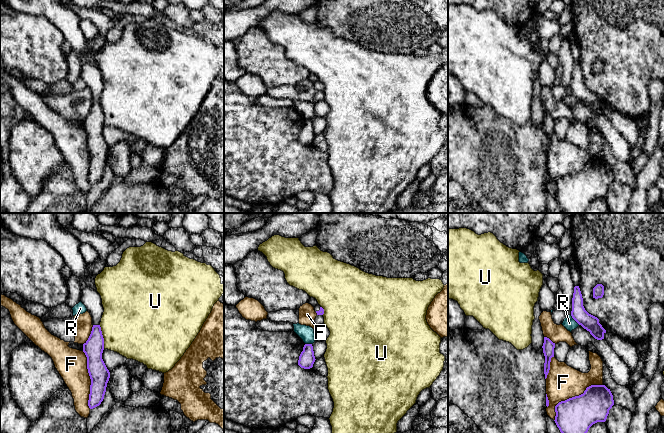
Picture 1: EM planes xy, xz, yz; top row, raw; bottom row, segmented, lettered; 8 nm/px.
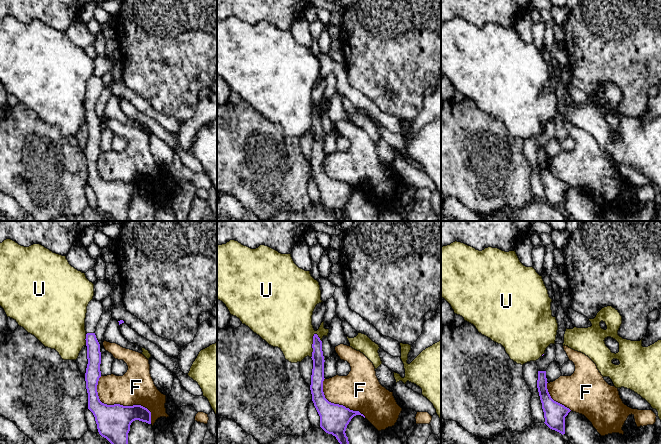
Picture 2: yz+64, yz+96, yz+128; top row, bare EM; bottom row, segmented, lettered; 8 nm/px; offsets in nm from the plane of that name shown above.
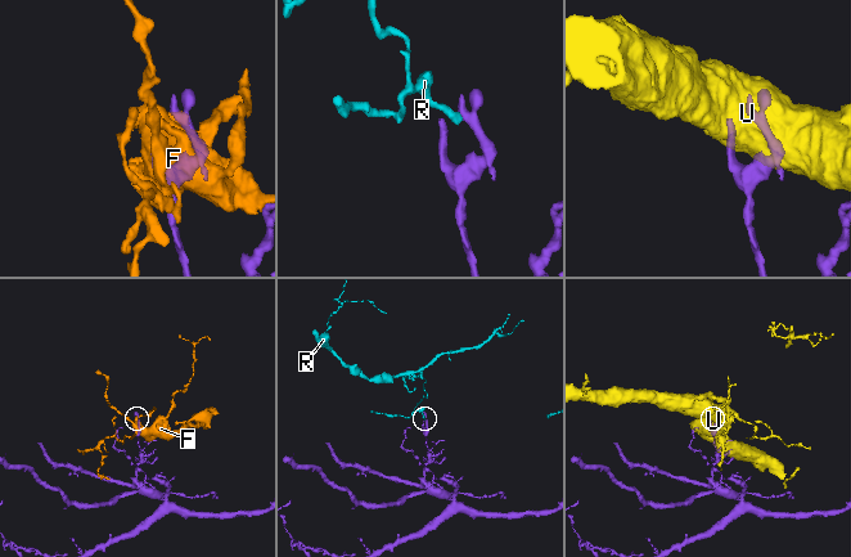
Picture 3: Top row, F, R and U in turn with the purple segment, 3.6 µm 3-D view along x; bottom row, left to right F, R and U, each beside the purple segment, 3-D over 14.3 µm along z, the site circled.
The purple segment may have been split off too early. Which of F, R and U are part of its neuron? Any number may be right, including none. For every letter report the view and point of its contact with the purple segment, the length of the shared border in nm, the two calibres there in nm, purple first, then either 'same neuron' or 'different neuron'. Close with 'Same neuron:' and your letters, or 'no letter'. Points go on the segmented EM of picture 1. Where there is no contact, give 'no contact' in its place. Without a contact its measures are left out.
F: yz (572, 397) | 480 nm | 280/280 nm | different neuron
R: yz (575, 320) | 110 nm | 130/100 nm | different neuron
U: xy (102, 336) | 200 nm | 160/480 nm | different neuron
Same neuron: no letter

